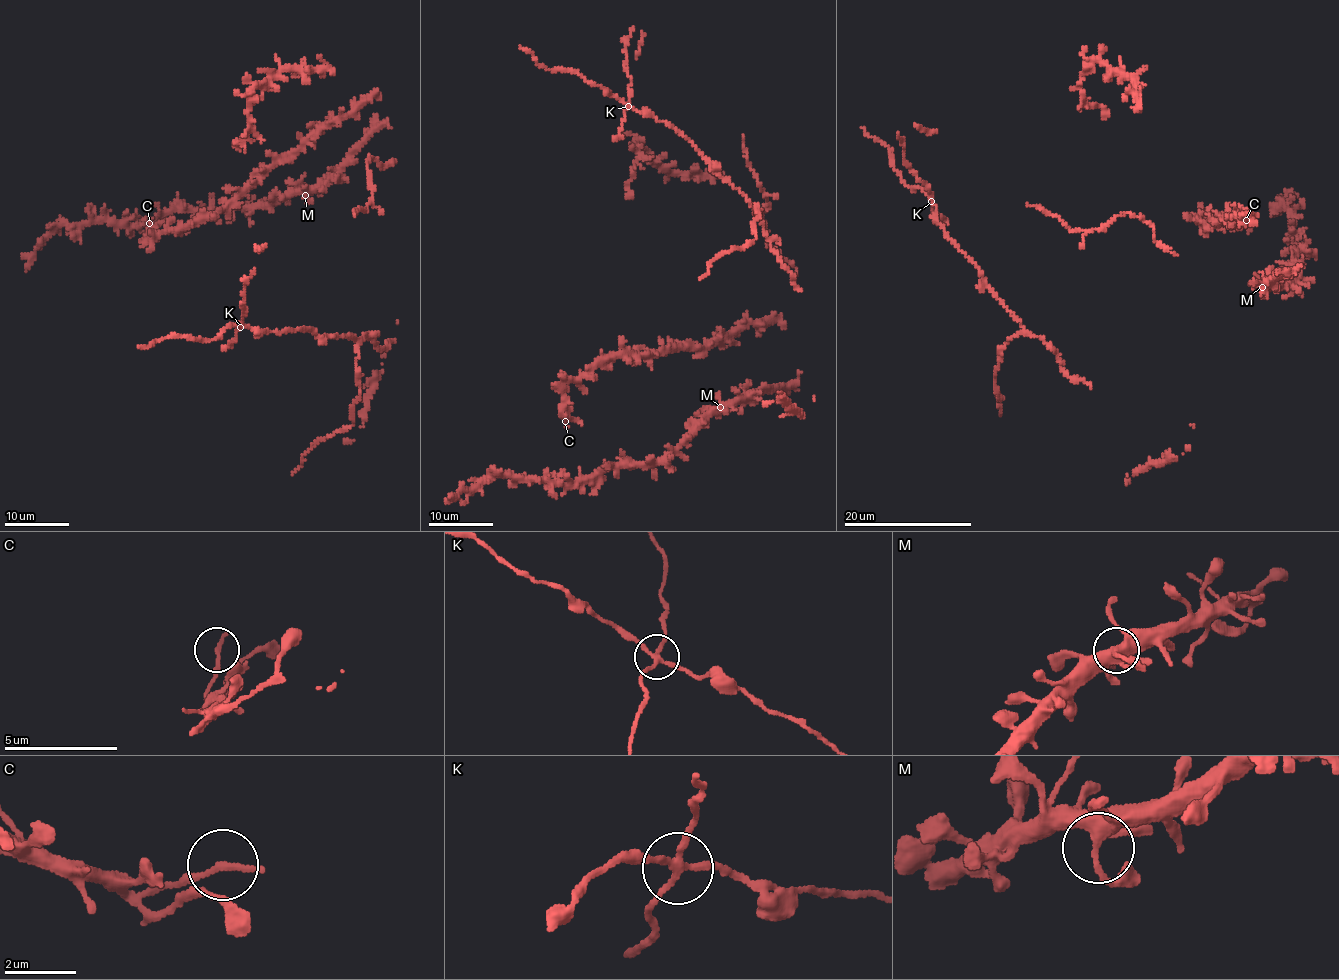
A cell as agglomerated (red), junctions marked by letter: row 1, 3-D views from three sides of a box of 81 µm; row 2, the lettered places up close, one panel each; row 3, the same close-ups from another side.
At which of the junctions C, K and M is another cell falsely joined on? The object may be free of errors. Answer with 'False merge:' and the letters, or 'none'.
False merge: K

